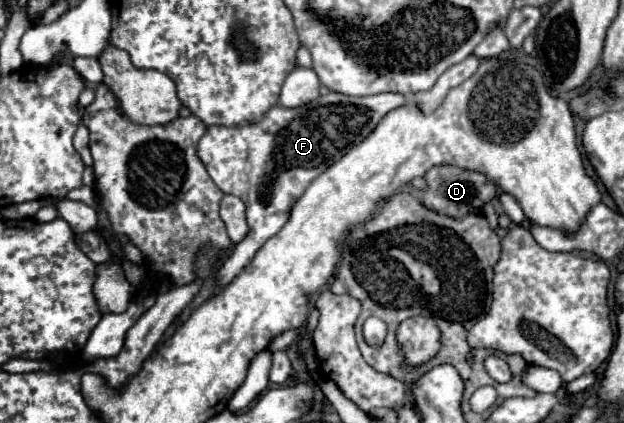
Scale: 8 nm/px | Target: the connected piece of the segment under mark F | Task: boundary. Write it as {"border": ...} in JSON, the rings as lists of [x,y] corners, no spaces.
{"border":[[[328,91],[296,109],[274,105],[262,121],[252,125],[208,127],[198,143],[198,157],[224,193],[238,195],[246,203],[248,221],[246,237],[234,245],[222,267],[218,267],[216,293],[230,285],[236,275],[250,265],[258,249],[286,225],[294,201],[298,201],[306,187],[346,151],[364,141],[386,113],[402,105],[406,105],[406,97],[400,93],[348,97]]]}

